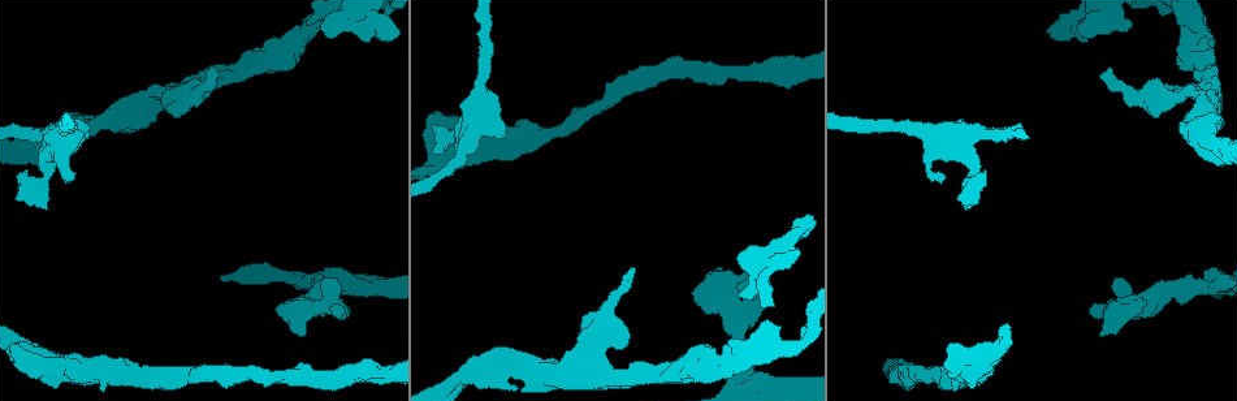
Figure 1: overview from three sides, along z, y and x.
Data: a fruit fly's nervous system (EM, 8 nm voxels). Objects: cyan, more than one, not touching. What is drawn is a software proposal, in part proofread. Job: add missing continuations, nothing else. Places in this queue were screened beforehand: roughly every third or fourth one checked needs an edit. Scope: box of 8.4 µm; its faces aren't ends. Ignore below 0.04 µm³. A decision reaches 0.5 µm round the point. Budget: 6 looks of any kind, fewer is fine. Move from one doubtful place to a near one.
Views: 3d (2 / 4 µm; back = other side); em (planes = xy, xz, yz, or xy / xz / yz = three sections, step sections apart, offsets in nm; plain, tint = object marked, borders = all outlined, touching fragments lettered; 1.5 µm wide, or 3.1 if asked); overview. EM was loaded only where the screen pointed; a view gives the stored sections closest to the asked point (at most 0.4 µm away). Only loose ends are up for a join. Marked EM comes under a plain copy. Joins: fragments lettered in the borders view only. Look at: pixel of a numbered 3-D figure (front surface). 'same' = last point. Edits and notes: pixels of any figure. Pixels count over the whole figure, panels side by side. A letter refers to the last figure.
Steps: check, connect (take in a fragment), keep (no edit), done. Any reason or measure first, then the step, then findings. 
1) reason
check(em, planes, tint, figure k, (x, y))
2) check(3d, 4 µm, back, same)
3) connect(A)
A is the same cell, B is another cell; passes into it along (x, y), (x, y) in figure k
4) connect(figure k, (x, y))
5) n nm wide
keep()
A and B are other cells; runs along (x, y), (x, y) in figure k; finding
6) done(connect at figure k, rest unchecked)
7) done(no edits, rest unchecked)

branch stops here
check(3d, 2 µm, figure 1, (629, 274))

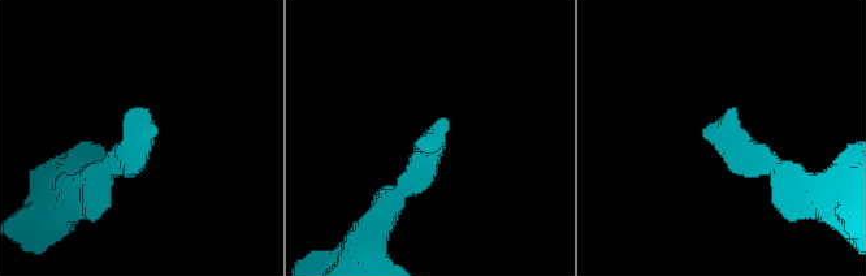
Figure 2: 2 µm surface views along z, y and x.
shape alone is not enough
check(em, xz, step 4, borders, figure 2, (731, 109))

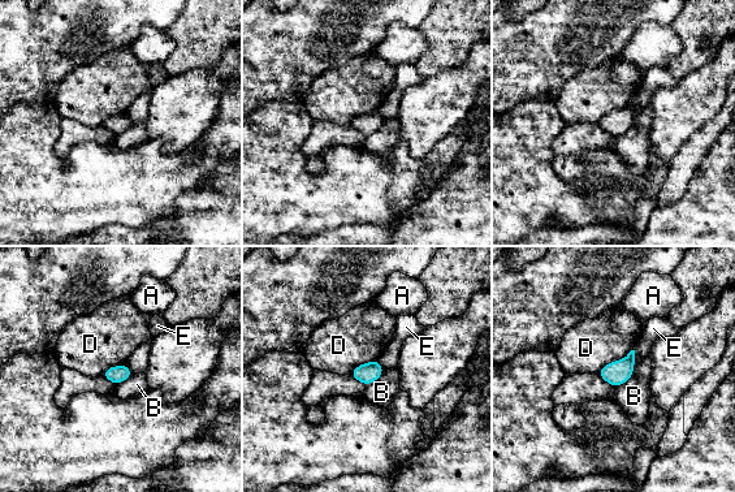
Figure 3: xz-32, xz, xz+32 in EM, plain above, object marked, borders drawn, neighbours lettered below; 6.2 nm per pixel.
keep()
A, B, D and E are other cells; border along (632, 349), (596, 374) in figure 3; none of them fits

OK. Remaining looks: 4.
stops while still wide
check(3d, 4 µm, figure 1, (88, 132))

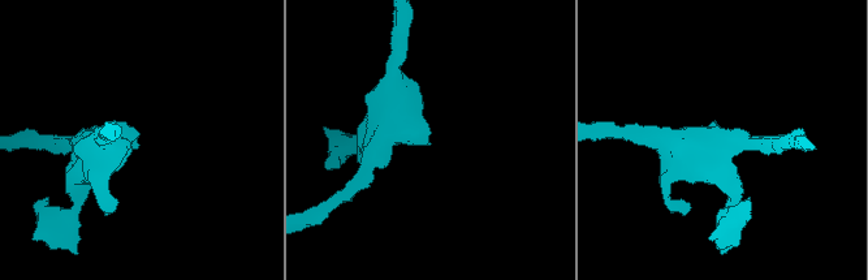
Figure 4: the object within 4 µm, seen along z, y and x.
check(em, yz, step 8, borders, figure 4, (426, 140))

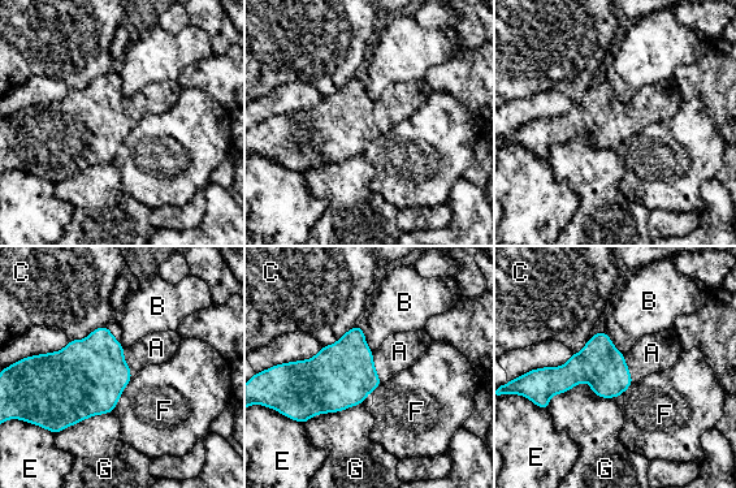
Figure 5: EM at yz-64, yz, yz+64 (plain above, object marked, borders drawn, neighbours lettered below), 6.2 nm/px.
check(em, planes, borders, same)

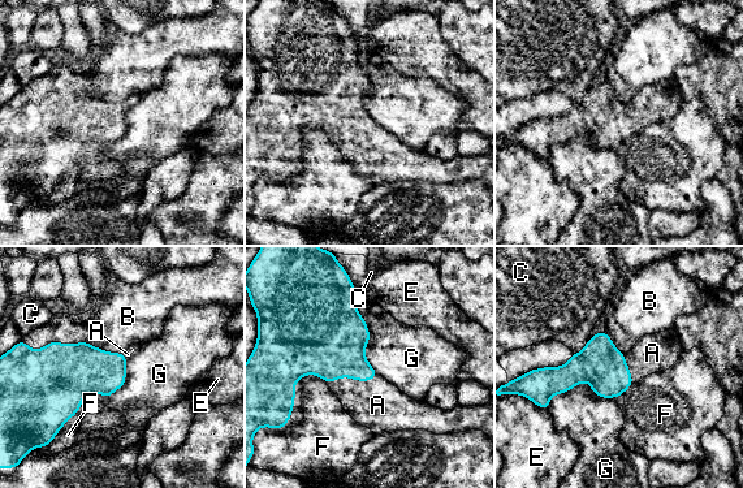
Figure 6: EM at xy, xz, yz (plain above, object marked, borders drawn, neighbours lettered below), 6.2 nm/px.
G touches over 420 nm
connect(A)
A is the same cell, B, C, E, F and G are other cells; it goes on there

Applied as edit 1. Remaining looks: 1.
done(connect at figure 6, rest unchecked)

